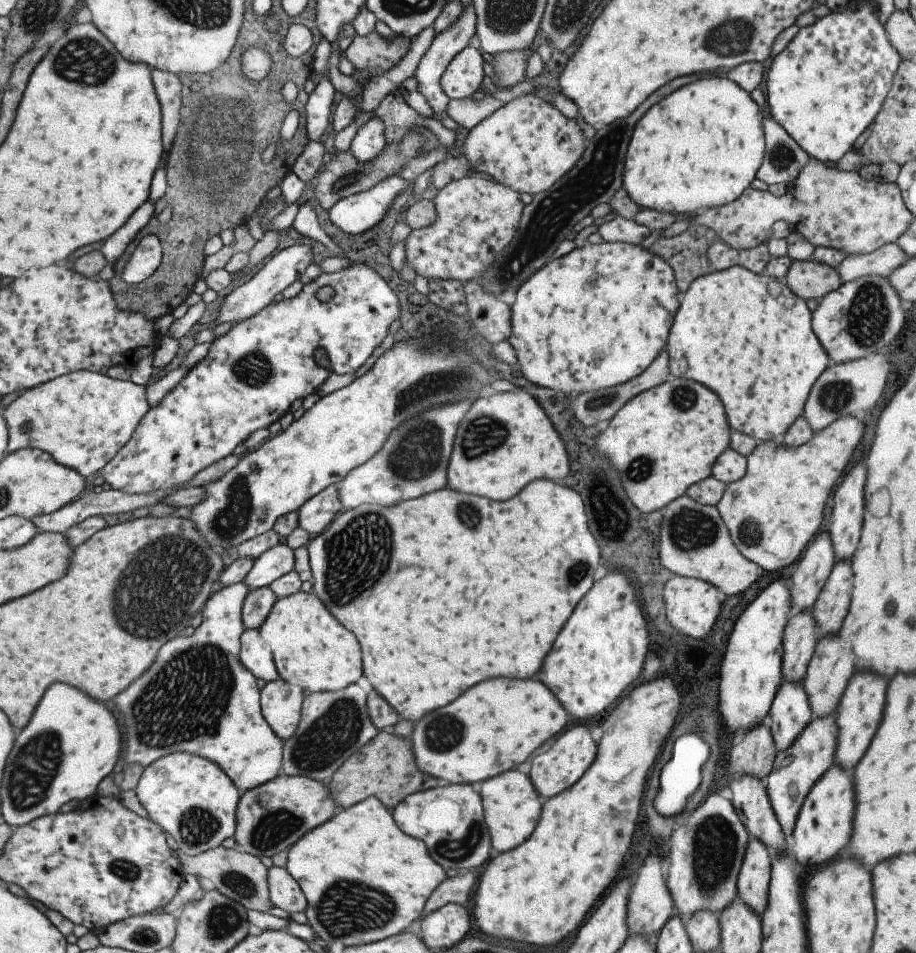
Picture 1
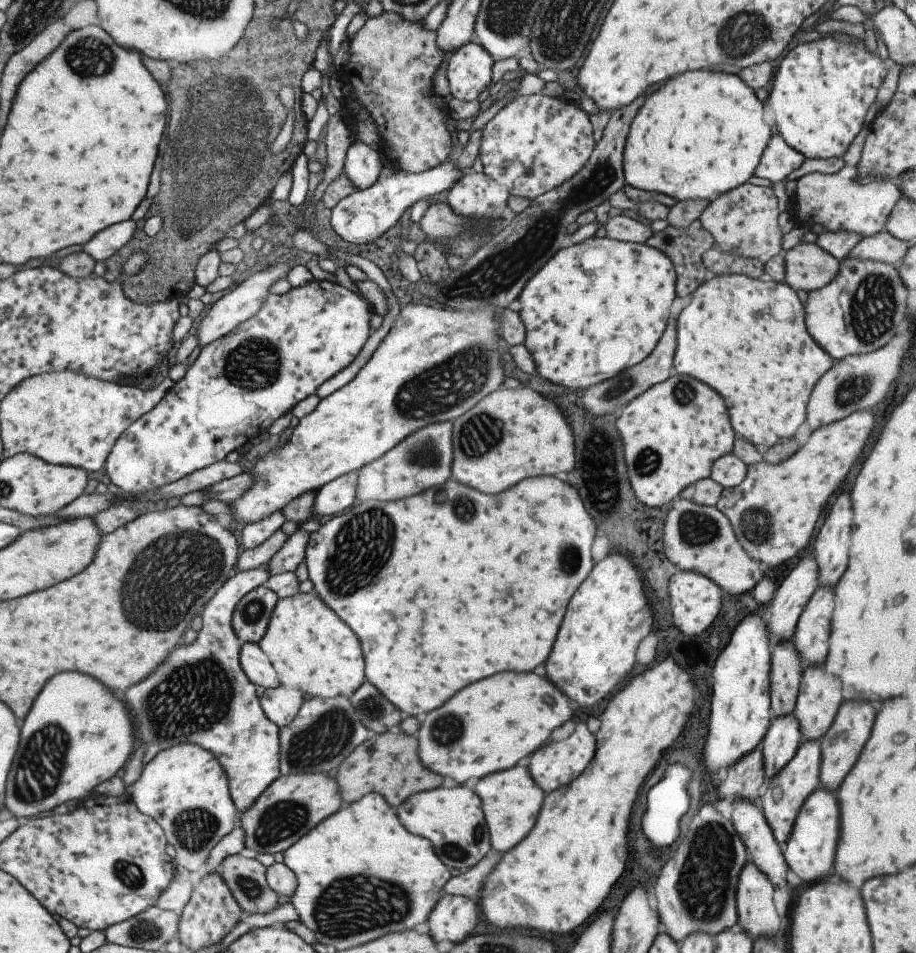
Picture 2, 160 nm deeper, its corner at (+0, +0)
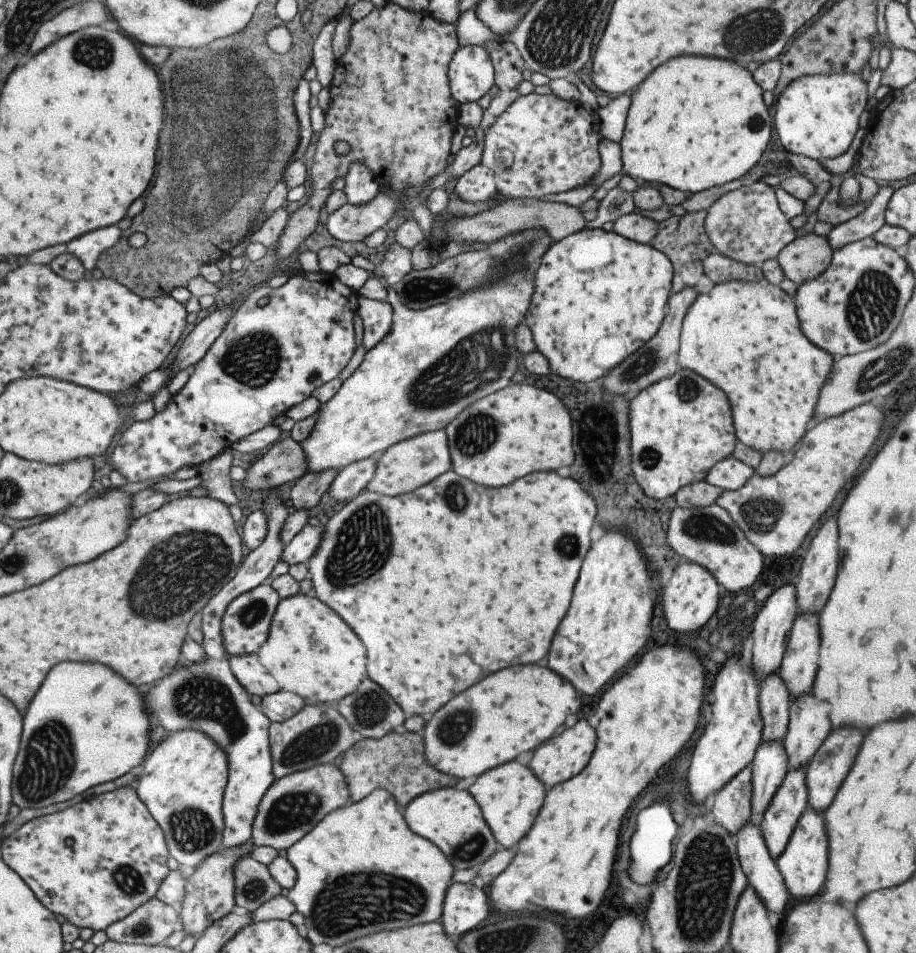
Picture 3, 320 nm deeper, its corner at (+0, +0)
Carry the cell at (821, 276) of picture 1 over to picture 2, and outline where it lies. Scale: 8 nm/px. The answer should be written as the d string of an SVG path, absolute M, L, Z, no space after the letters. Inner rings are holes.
M801 242L787 251L784 255L784 282L787 283L791 289L804 290L808 293L810 290L815 290L827 284L834 279L838 271L839 261L833 258L828 252L819 248L815 243Z

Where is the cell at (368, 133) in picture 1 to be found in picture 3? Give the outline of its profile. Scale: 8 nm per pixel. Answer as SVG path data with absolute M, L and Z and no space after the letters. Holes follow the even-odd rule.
M353 163L343 177L344 188L342 193L350 205L364 205L373 200L379 192L379 184L363 163Z

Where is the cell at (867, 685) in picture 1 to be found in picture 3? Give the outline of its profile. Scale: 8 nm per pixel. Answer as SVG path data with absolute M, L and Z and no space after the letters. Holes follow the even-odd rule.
M840 727L829 731L821 746L805 765L804 783L806 784L807 809L812 809L815 813L822 813L831 804L841 780L849 772L849 766L855 758L859 744L861 744L861 732L857 729Z

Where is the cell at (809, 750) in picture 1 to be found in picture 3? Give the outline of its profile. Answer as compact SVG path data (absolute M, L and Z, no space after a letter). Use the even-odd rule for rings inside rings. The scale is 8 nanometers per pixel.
M803 769L785 773L757 827L770 857L775 860L785 850L799 817L807 810Z

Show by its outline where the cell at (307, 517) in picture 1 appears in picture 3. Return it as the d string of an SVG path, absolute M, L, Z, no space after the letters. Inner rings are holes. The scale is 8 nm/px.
M367 457L356 460L344 466L335 475L328 486L327 493L336 502L347 502L357 493L365 490L366 484L371 480L376 467L376 457Z

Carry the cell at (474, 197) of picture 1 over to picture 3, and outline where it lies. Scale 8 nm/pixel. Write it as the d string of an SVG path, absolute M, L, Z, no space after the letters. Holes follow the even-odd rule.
M477 163L458 176L453 192L468 203L482 203L495 197L497 192L491 169Z

